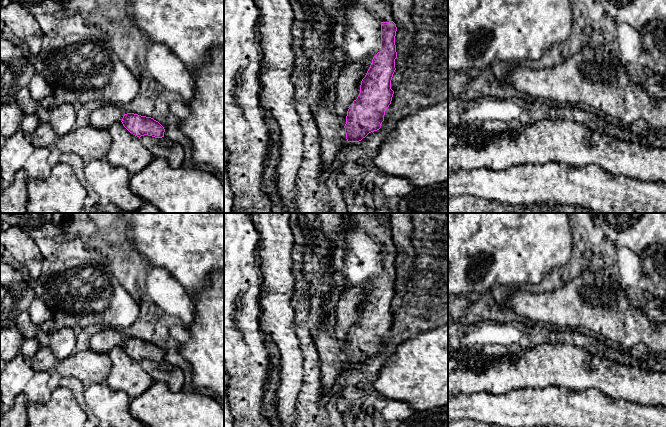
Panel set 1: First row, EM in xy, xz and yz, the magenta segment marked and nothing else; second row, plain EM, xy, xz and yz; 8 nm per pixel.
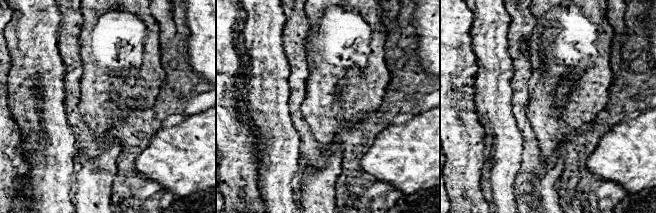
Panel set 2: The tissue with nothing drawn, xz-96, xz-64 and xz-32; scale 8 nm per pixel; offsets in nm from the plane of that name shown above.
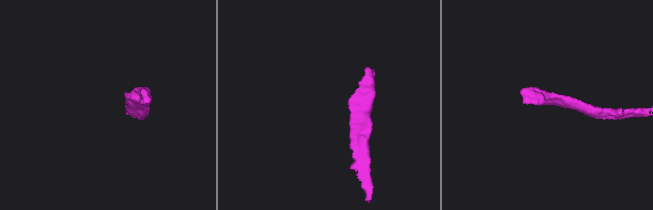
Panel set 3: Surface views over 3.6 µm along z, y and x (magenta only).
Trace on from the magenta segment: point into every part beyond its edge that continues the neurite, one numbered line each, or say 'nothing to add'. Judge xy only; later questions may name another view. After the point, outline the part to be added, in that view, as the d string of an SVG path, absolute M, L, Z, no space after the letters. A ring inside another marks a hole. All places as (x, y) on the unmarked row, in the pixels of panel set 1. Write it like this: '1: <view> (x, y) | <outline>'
1: xy (103, 341) | M103 328L90 338L90 349L94 352L109 353L113 348L122 345L124 340L120 330Z

